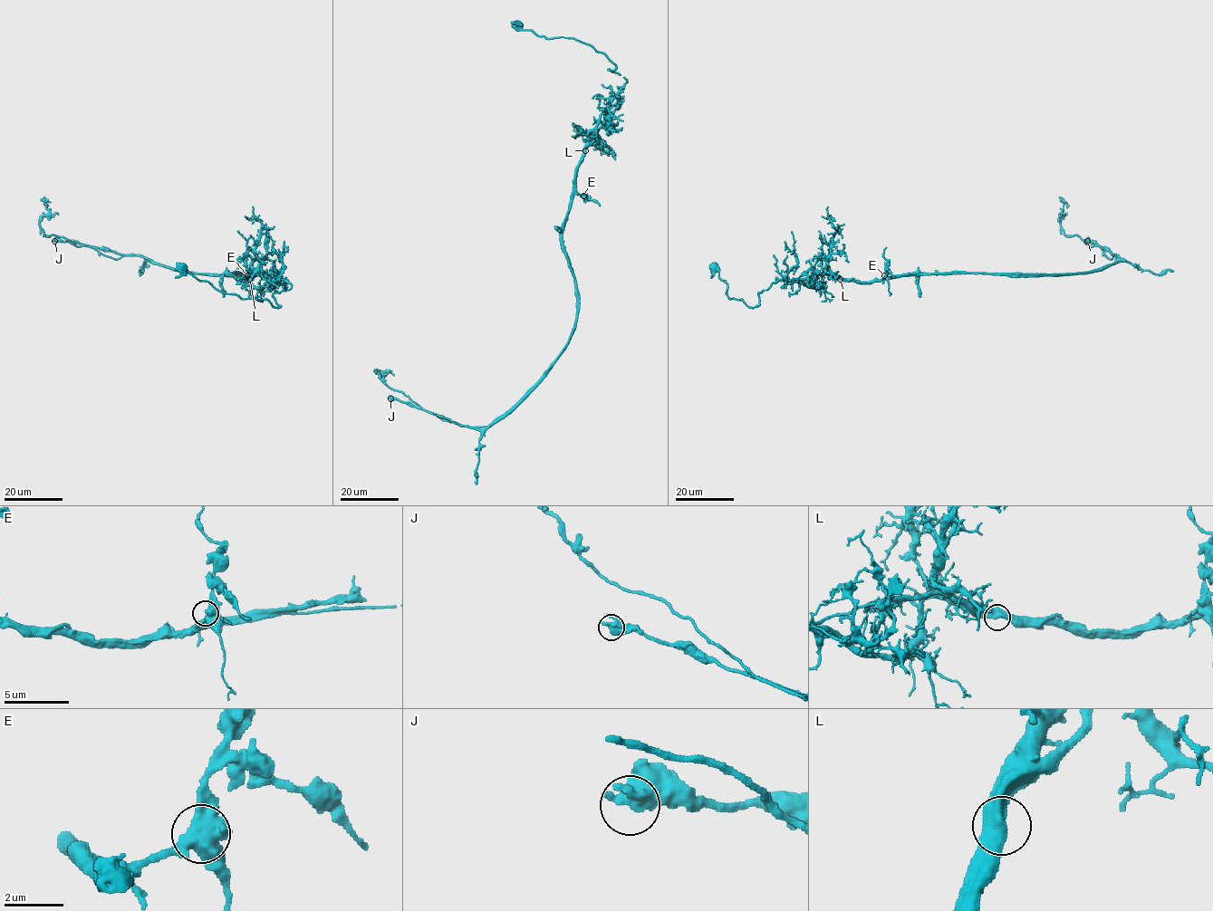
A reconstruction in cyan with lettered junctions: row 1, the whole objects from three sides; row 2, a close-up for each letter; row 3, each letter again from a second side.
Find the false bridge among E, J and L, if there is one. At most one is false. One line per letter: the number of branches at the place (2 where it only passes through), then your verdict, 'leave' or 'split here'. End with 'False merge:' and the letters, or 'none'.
E: 3 branches meet; leave
J: 2 branches meet; leave
L: 2 branches meet; split here
False merge: L

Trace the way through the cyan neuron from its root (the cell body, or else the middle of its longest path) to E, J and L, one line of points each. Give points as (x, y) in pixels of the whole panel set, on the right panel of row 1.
E: (714, 267), (727, 297), (751, 307), (759, 303), (759, 292), (779, 280), (829, 273), (876, 282), (884, 275)
J: (714, 267), (729, 299), (755, 307), (773, 283), (823, 273), (856, 282), (1077, 273), (1115, 261), (1087, 241)
L: (714, 267), (727, 286), (727, 297), (751, 307), (759, 303), (759, 292), (779, 280), (823, 273), (840, 279)

